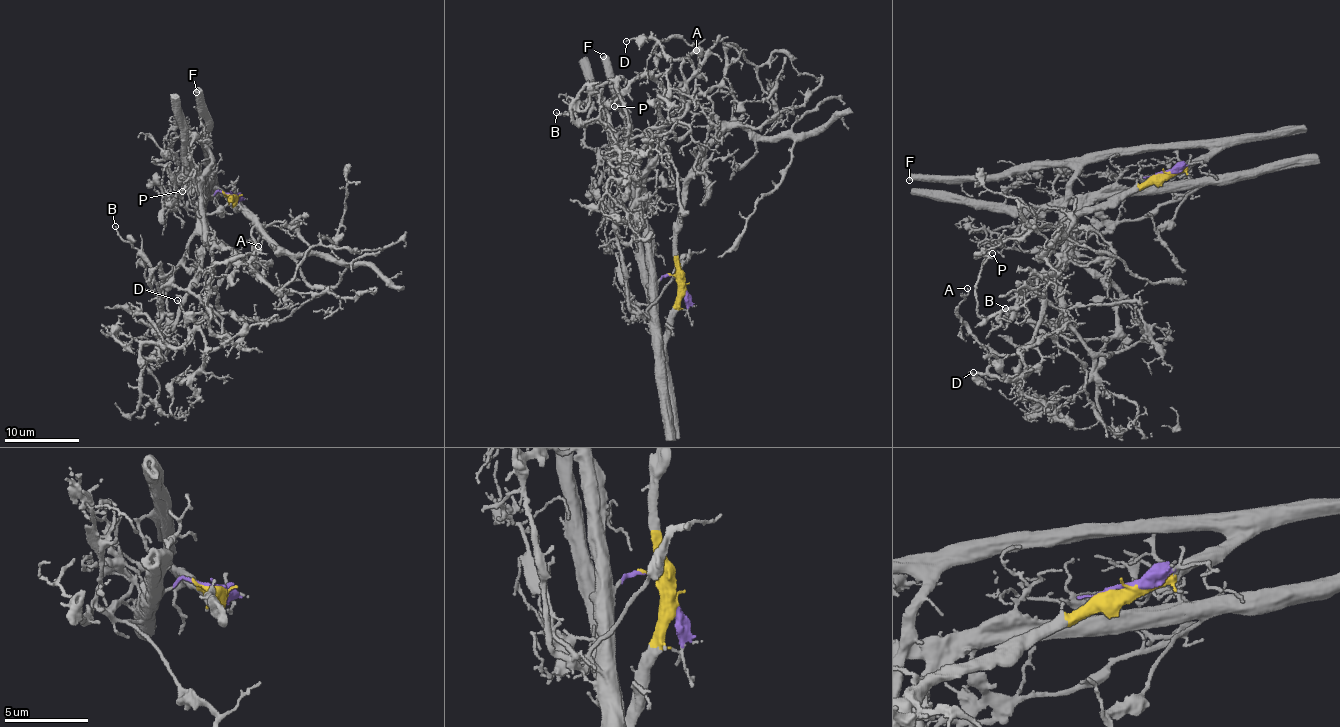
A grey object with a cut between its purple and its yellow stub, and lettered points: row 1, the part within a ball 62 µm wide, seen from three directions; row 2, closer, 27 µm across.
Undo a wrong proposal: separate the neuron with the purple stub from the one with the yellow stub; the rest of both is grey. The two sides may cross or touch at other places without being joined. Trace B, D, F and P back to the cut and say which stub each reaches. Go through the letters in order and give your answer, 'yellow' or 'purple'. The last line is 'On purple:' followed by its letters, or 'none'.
B: purple
D: yellow
F: yellow
P: purple
On purple: B, P

